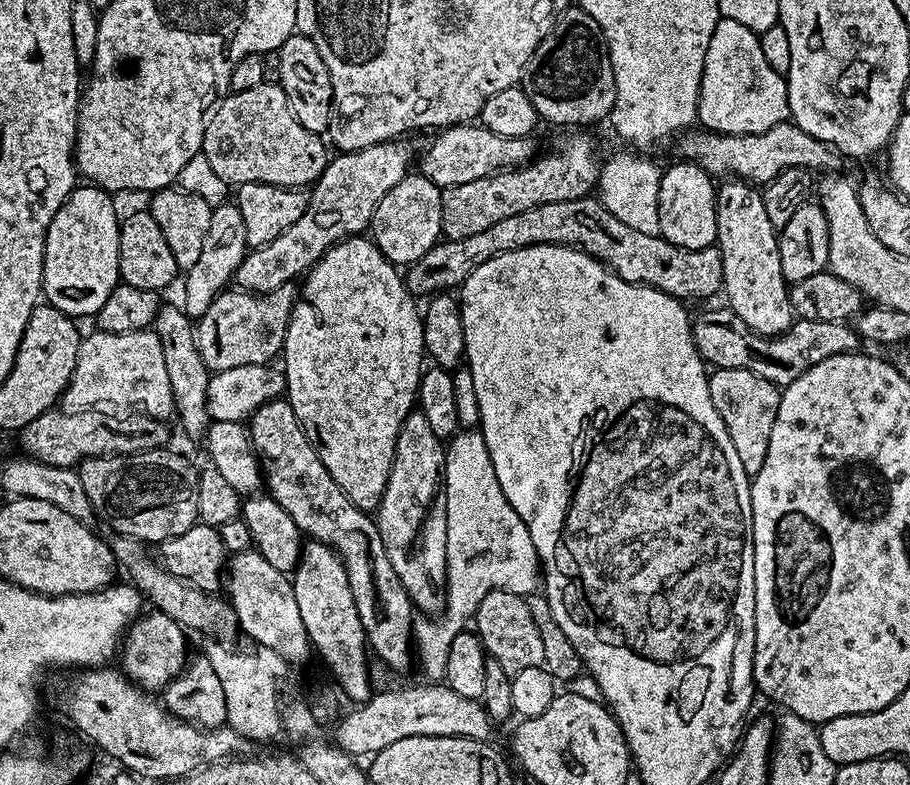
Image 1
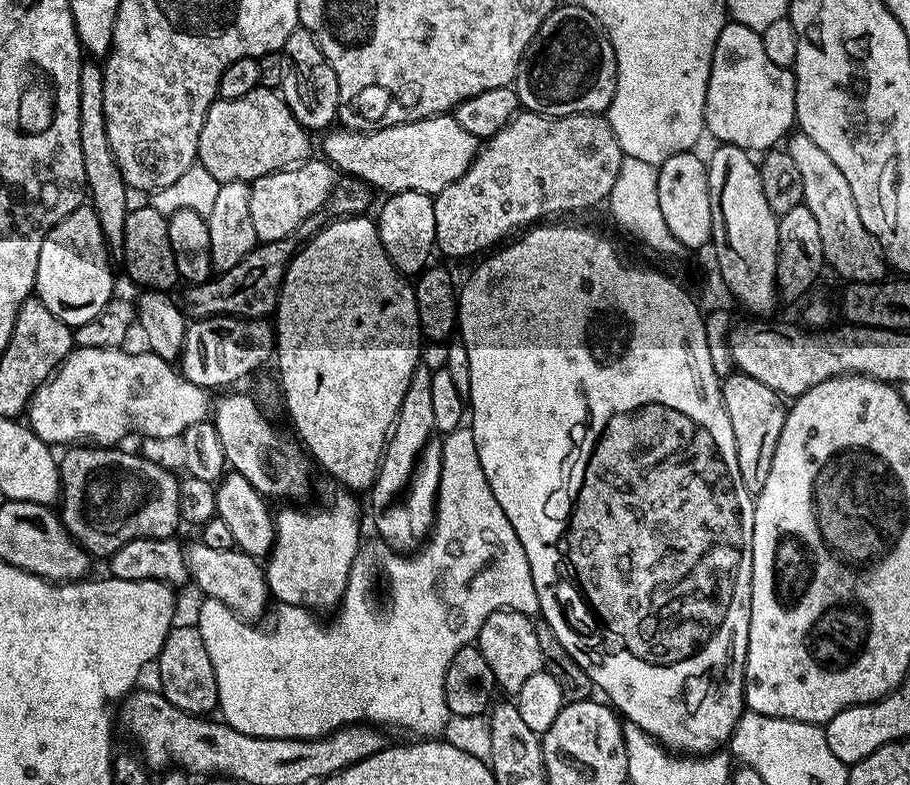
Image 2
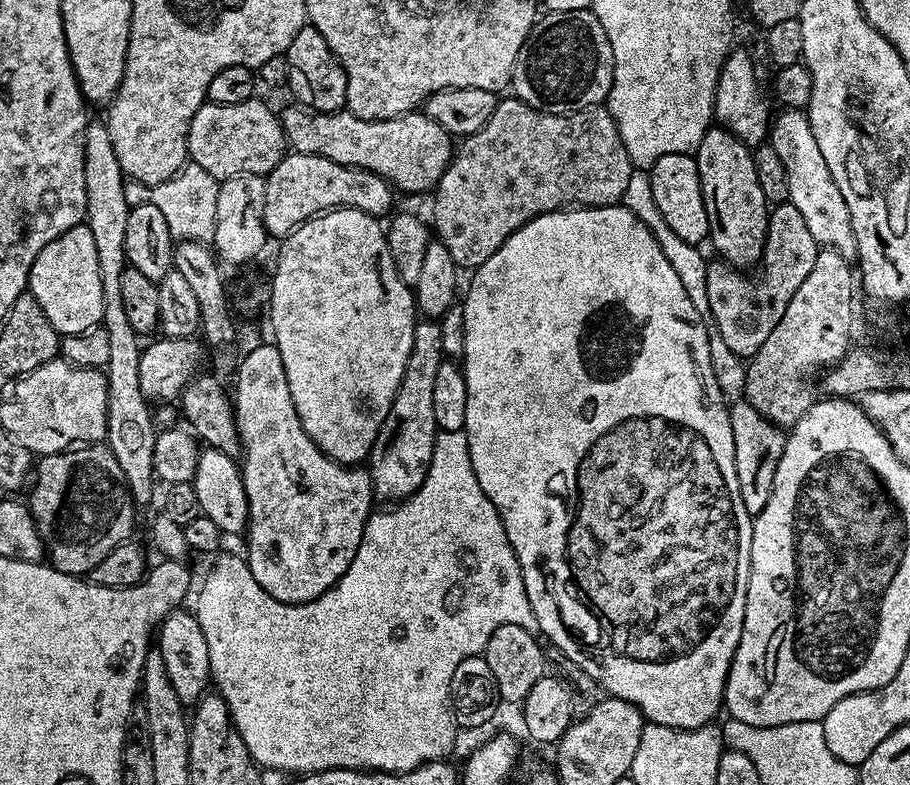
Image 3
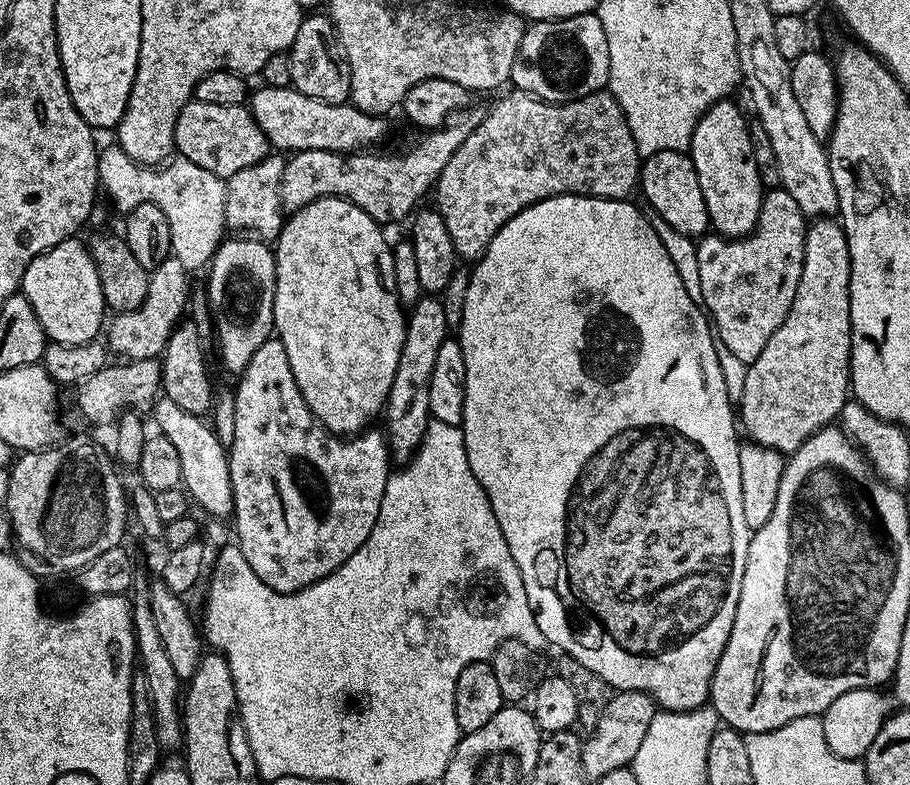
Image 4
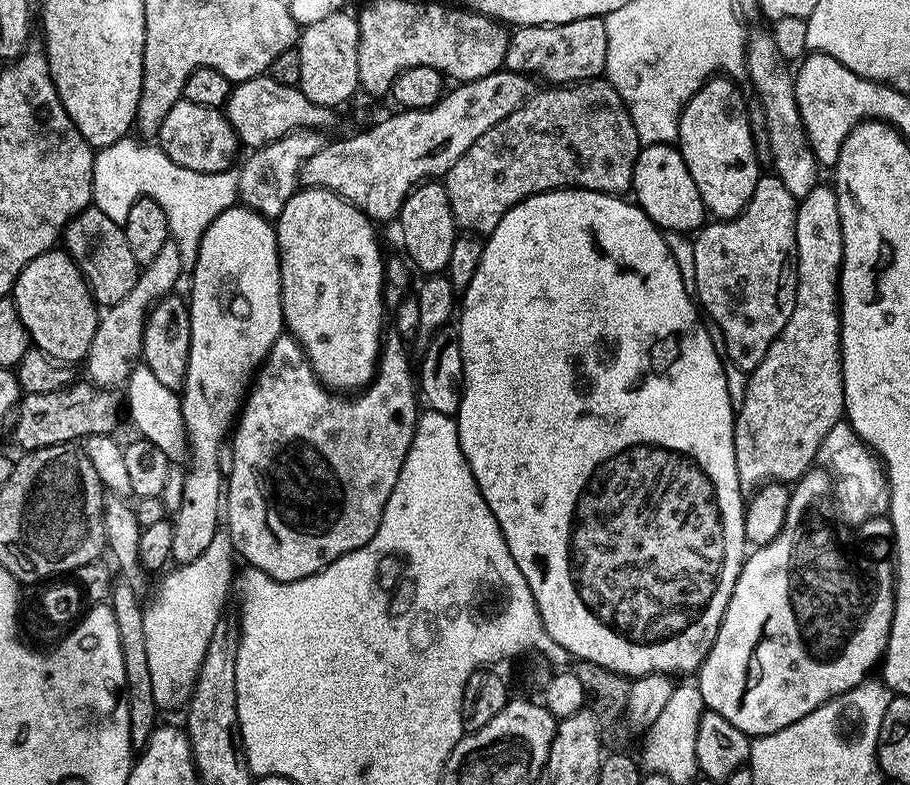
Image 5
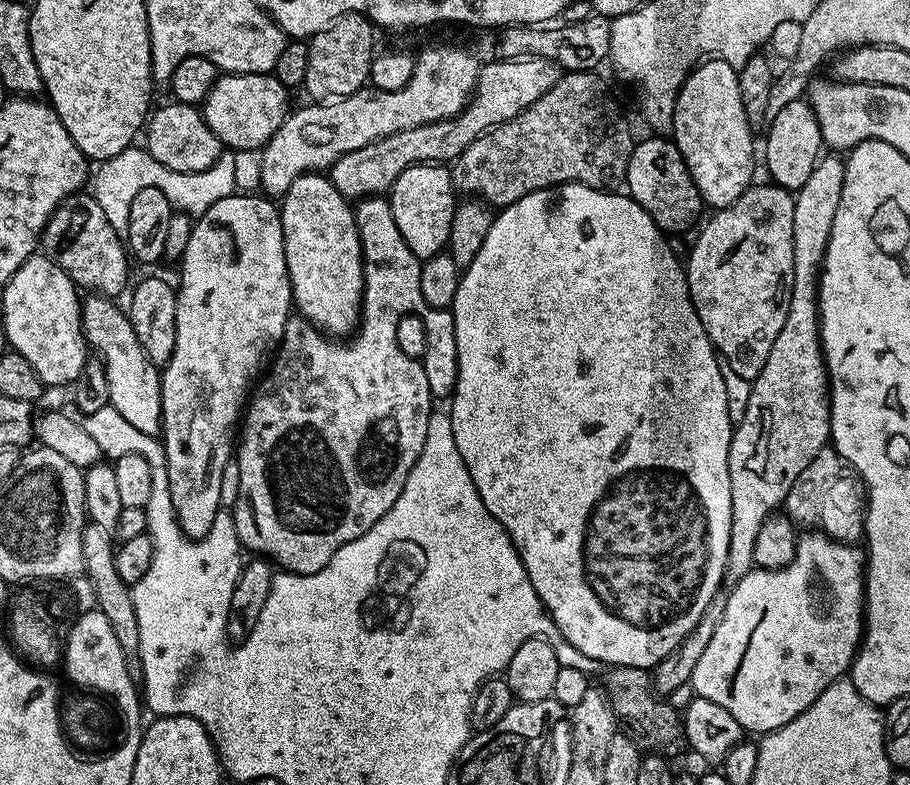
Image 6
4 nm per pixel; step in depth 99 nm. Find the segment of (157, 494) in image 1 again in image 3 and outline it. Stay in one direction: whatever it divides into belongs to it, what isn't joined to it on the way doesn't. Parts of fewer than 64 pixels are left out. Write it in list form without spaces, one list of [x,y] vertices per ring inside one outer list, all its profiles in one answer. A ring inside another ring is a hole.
[[[76,446],[71,450],[55,452],[49,456],[39,457],[38,463],[34,468],[34,479],[31,481],[31,488],[32,493],[26,497],[26,503],[29,510],[32,511],[32,517],[37,528],[41,530],[49,528],[56,535],[57,542],[61,544],[61,548],[49,547],[46,552],[47,559],[50,561],[52,567],[57,568],[60,572],[65,572],[71,576],[83,577],[85,574],[91,573],[92,568],[98,566],[98,562],[102,562],[102,558],[106,558],[106,554],[110,554],[110,550],[114,550],[114,546],[125,543],[131,537],[128,535],[131,534],[132,527],[136,524],[136,512],[138,512],[138,508],[137,505],[132,503],[132,493],[128,491],[128,483],[124,481],[122,466],[118,466],[118,458],[114,458],[114,454],[106,446]]]

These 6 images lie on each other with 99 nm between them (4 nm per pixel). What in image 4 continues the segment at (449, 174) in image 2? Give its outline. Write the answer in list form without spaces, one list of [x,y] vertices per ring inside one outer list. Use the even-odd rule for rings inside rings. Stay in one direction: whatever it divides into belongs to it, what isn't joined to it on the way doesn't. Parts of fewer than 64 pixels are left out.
[[[260,86],[250,96],[254,122],[266,134],[269,145],[284,154],[302,150],[330,150],[331,152],[359,152],[371,149],[388,132],[383,115],[364,112],[351,102],[331,104],[310,98],[294,87],[270,88]]]

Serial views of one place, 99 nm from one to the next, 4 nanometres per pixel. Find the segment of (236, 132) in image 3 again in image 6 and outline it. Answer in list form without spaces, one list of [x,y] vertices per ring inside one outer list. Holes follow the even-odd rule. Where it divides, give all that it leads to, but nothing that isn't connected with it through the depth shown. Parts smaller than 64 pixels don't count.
[[[167,103],[160,109],[157,107],[146,121],[147,152],[155,160],[162,162],[162,166],[179,172],[201,172],[215,166],[222,145],[220,139],[213,134],[208,123],[204,121],[201,109],[191,104]]]

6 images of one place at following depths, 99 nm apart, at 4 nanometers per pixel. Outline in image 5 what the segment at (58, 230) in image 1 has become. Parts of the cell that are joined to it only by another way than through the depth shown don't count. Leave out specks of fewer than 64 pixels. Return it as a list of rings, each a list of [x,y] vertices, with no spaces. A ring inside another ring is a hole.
[[[63,250],[43,252],[18,274],[10,299],[26,326],[29,341],[47,356],[65,362],[83,361],[90,350],[100,316],[92,291],[80,273],[80,267]]]

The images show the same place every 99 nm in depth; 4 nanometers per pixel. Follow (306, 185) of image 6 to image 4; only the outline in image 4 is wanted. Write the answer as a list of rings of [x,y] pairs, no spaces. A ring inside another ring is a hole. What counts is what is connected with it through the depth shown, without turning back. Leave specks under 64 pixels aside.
[[[337,196],[318,198],[310,202],[302,210],[291,213],[284,221],[284,228],[280,237],[274,242],[276,257],[276,285],[274,286],[274,318],[272,326],[275,335],[286,346],[286,358],[290,358],[290,370],[294,370],[294,381],[312,411],[316,421],[327,428],[333,436],[352,438],[369,427],[372,419],[383,413],[390,394],[390,386],[394,382],[394,370],[398,370],[398,358],[402,354],[402,342],[406,338],[406,308],[400,303],[396,287],[394,286],[394,258],[393,245],[388,244],[384,237],[385,229],[376,223],[370,214],[366,214],[358,206]]]

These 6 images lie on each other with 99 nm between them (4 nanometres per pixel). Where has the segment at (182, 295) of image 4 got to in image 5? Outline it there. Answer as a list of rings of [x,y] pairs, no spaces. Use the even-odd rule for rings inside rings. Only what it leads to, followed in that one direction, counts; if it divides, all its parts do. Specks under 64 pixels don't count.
[[[169,238],[155,258],[141,267],[138,282],[134,282],[134,290],[130,290],[122,302],[103,309],[86,357],[87,379],[91,383],[112,390],[115,384],[123,385],[127,381],[144,351],[144,327],[148,312],[161,298],[173,295],[175,288],[172,287],[179,282],[183,268],[184,256],[180,253],[180,244],[176,238]]]

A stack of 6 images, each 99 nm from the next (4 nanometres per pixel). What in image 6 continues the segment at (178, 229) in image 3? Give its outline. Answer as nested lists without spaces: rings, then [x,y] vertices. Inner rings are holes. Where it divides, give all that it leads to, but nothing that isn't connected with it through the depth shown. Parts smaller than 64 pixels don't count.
[[[133,146],[122,150],[122,154],[111,156],[110,159],[103,161],[97,167],[100,168],[97,172],[95,169],[90,180],[90,195],[98,202],[98,206],[102,206],[106,219],[110,221],[110,226],[114,226],[116,232],[124,234],[128,231],[130,202],[134,202],[134,194],[138,194],[138,190],[146,190],[146,186],[154,186],[162,190],[162,194],[166,194],[166,198],[173,206],[179,205],[179,200],[196,204],[197,213],[210,210],[214,202],[233,195],[237,191],[234,182],[235,157],[235,151],[224,150],[221,151],[220,157],[216,159],[216,164],[212,168],[201,172],[179,172],[162,166],[162,162],[155,160],[143,147]]]

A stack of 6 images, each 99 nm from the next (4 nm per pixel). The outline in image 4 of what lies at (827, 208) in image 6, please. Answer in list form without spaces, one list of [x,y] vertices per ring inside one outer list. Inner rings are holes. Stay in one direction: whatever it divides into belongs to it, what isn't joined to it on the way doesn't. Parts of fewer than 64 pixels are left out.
[[[816,218],[809,223],[806,234],[806,250],[804,251],[804,261],[802,262],[802,278],[798,278],[798,290],[794,294],[794,302],[790,306],[790,314],[786,314],[786,322],[774,330],[770,342],[766,342],[762,354],[753,364],[748,365],[746,374],[746,387],[742,389],[742,398],[738,402],[738,420],[748,431],[747,439],[754,444],[761,444],[767,448],[773,448],[785,454],[791,454],[806,442],[814,433],[822,428],[829,427],[839,417],[845,403],[850,400],[850,358],[852,357],[852,327],[850,326],[850,250],[848,249],[848,239],[844,233],[843,223],[836,218]]]

